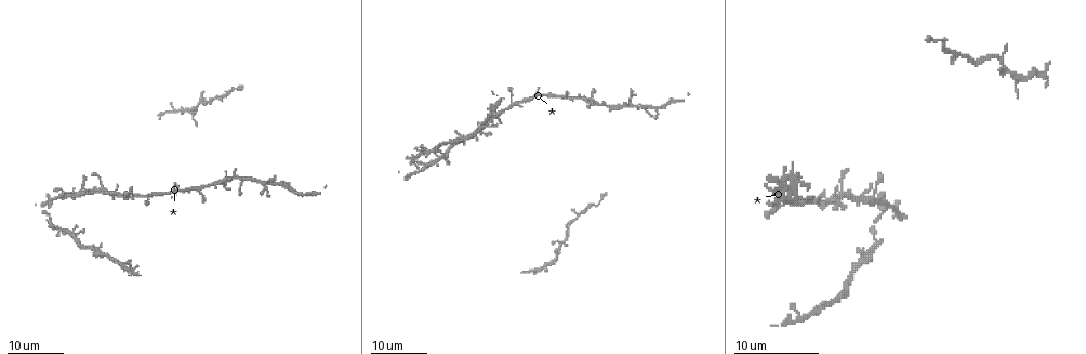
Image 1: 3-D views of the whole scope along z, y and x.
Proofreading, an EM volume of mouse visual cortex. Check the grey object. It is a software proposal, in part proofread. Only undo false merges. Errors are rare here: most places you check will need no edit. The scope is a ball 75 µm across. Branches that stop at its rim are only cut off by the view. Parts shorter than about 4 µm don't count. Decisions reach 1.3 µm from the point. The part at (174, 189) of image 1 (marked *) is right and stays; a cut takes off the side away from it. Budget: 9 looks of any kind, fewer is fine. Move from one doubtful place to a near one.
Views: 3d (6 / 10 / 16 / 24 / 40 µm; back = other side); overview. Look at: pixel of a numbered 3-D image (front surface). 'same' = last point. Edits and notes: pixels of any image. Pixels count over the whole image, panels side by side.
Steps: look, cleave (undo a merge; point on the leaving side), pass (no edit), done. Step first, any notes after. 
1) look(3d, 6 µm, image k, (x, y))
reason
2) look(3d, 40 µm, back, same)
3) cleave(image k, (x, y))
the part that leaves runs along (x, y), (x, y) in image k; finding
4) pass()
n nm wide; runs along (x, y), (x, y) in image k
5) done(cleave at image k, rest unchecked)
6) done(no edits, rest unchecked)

look(3d, 16 µm, image 1, (101, 187))
thin arm on a thick one

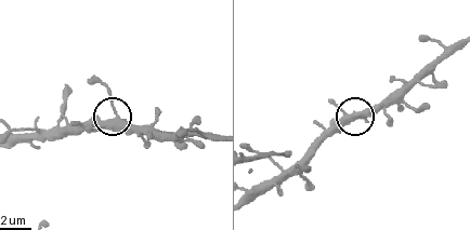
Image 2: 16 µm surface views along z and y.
look(3d, 6 µm, image 2, (114, 119))

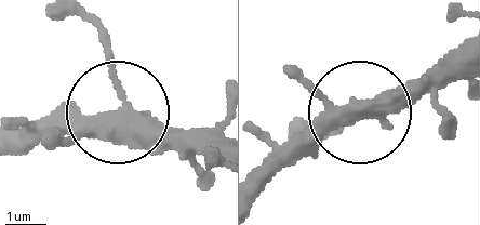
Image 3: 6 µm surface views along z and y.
pass()
330 nm wide; continuous, no second cell

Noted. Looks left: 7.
look(3d, 24 µm, image 1, (631, 104))

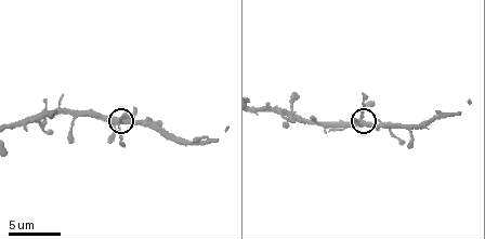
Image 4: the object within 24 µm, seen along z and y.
look(3d, 10 µm, image 4, (120, 122))
zoom in

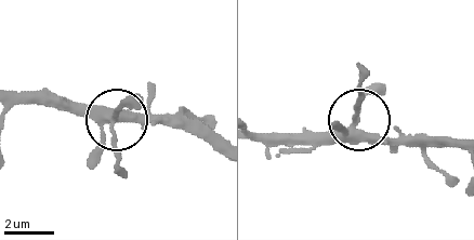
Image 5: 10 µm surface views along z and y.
pass()
330 nm wide; continuous, no second cell

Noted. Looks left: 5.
look(3d, 6 µm, image 4, (60, 106))

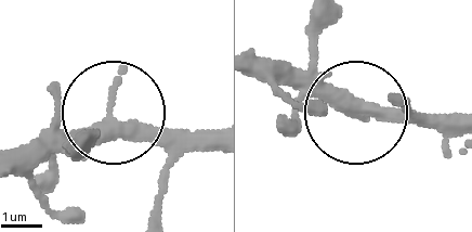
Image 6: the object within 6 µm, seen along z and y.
pass()
320 nm wide; runs along (13, 179), (117, 124), (207, 137) in image 6; continuous, no second cell

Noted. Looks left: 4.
look(3d, 24 µm, image 1, (998, 60))
small branch off a trunk

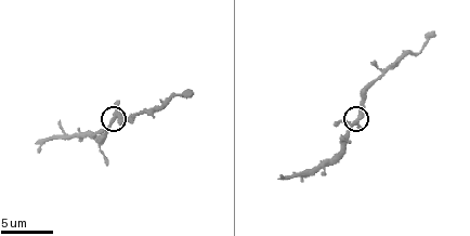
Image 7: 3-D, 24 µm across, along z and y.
look(3d, 10 µm, image 7, (358, 120))
zoom in

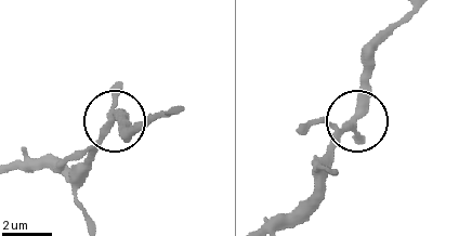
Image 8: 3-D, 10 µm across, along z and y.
pass()
3 arms; one cell here

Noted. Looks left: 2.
done(no edits, rest unchecked)

